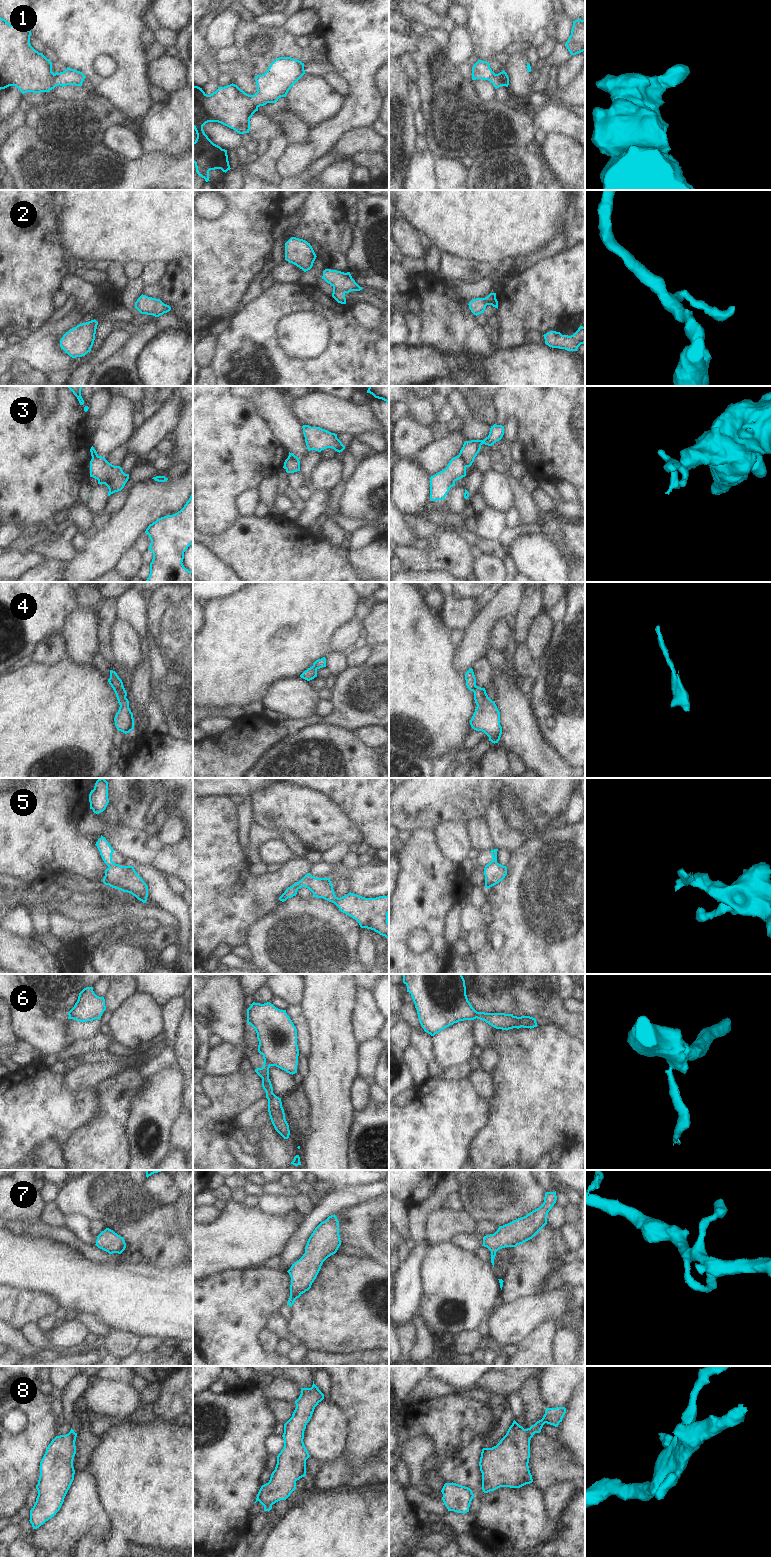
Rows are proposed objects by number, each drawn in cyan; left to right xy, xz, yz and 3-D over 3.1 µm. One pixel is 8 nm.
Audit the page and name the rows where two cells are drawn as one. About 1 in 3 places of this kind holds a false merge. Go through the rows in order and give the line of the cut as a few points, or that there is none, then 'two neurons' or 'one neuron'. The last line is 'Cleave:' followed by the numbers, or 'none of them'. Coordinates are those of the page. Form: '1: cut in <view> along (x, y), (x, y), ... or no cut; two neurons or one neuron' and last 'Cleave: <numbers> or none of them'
1: no cut; one neuron
2: no cut; one neuron
3: cut in yz along (458, 455), (466, 466); two neurons
4: cut in xy along (108, 679), (125, 696); two neurons
5: cut in yz along (496, 862), (485, 867); two neurons
6: cut in xz along (264, 1060), (271, 1065); two neurons
7: no cut; one neuron
8: cut in yz along (525, 1429), (526, 1433), (531, 1437); two neurons
Cleave: 3, 4, 5, 6, 8

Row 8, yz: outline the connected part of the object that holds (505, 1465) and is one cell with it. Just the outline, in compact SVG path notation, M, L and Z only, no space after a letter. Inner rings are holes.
M514 1420L496 1446L482 1449L479 1466L484 1493L500 1487L520 1488L533 1482L528 1466L530 1440L527 1430Z

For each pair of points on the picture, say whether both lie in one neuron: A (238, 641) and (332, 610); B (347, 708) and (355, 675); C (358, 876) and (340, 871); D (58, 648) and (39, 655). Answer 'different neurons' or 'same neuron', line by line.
A: same neuron
B: same neuron
C: same neuron
D: same neuron

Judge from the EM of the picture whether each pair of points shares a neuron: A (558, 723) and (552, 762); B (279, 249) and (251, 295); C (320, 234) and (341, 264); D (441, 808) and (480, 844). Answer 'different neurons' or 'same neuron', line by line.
A: different neurons
B: same neuron
C: same neuron
D: different neurons

